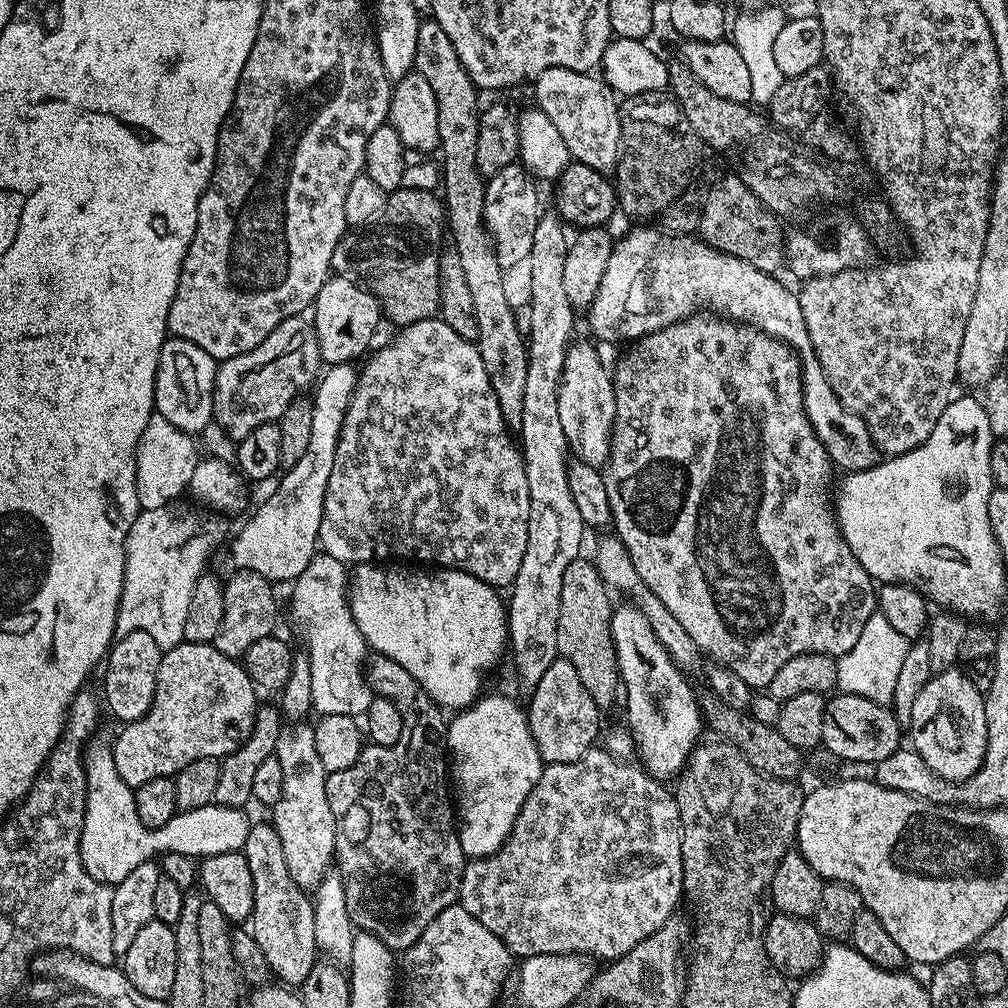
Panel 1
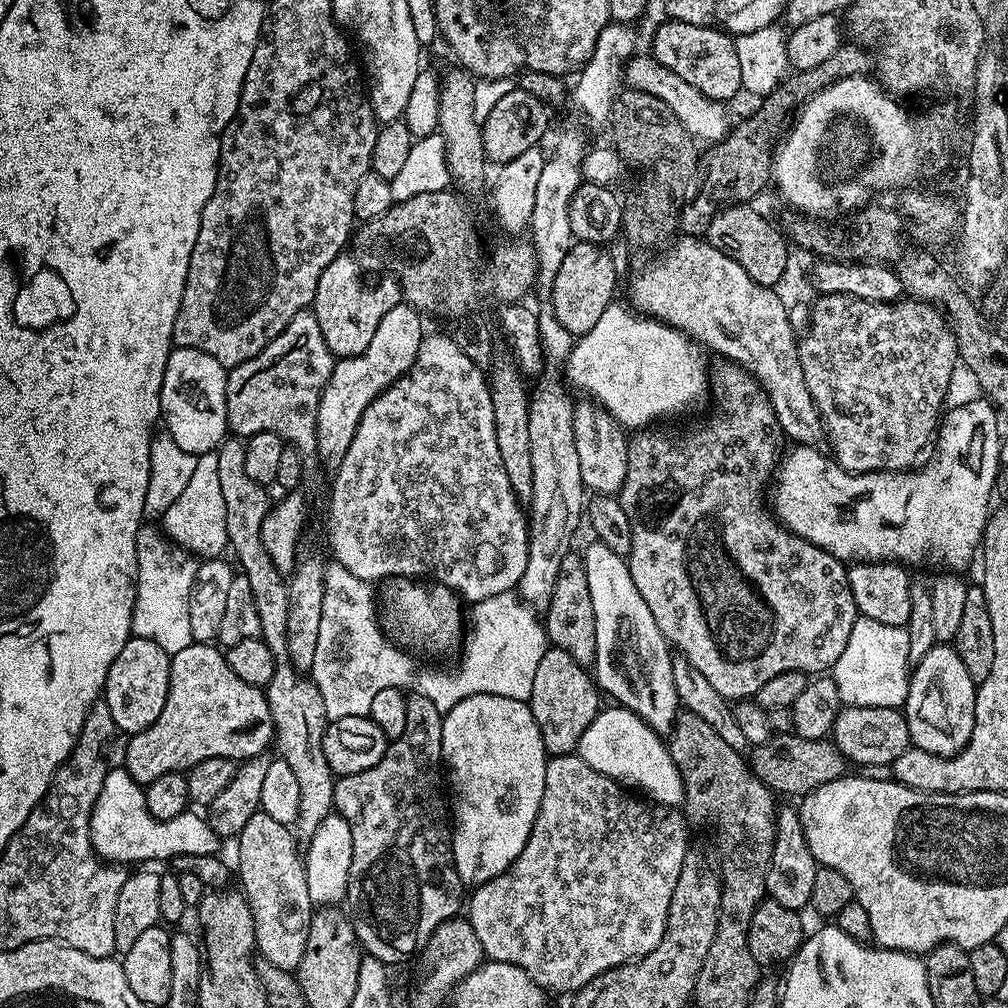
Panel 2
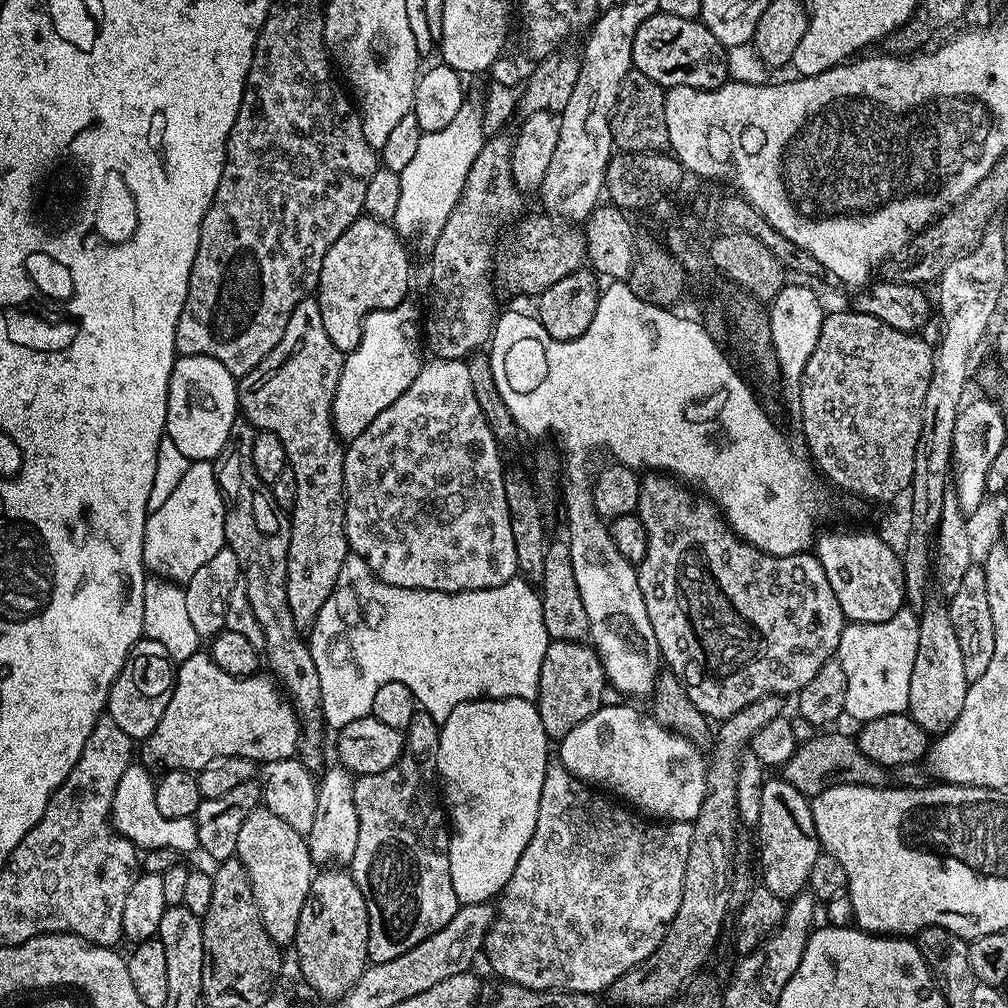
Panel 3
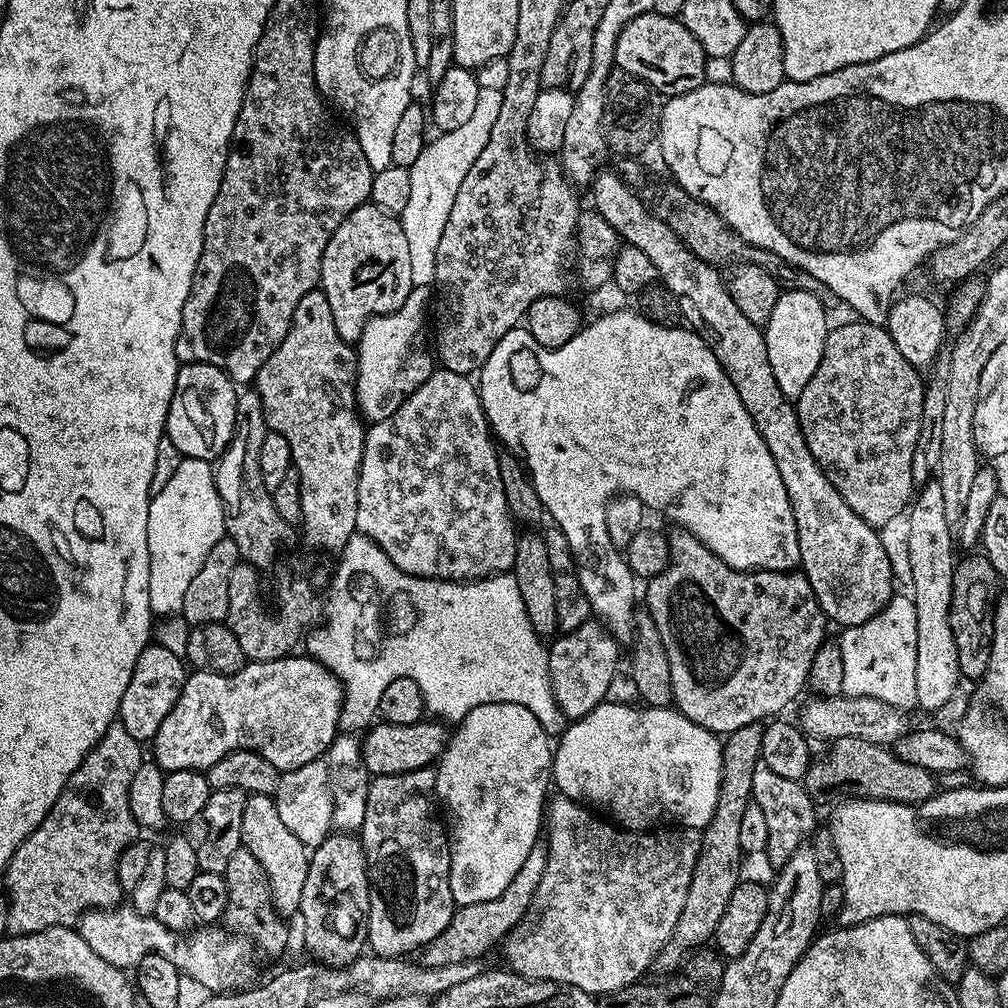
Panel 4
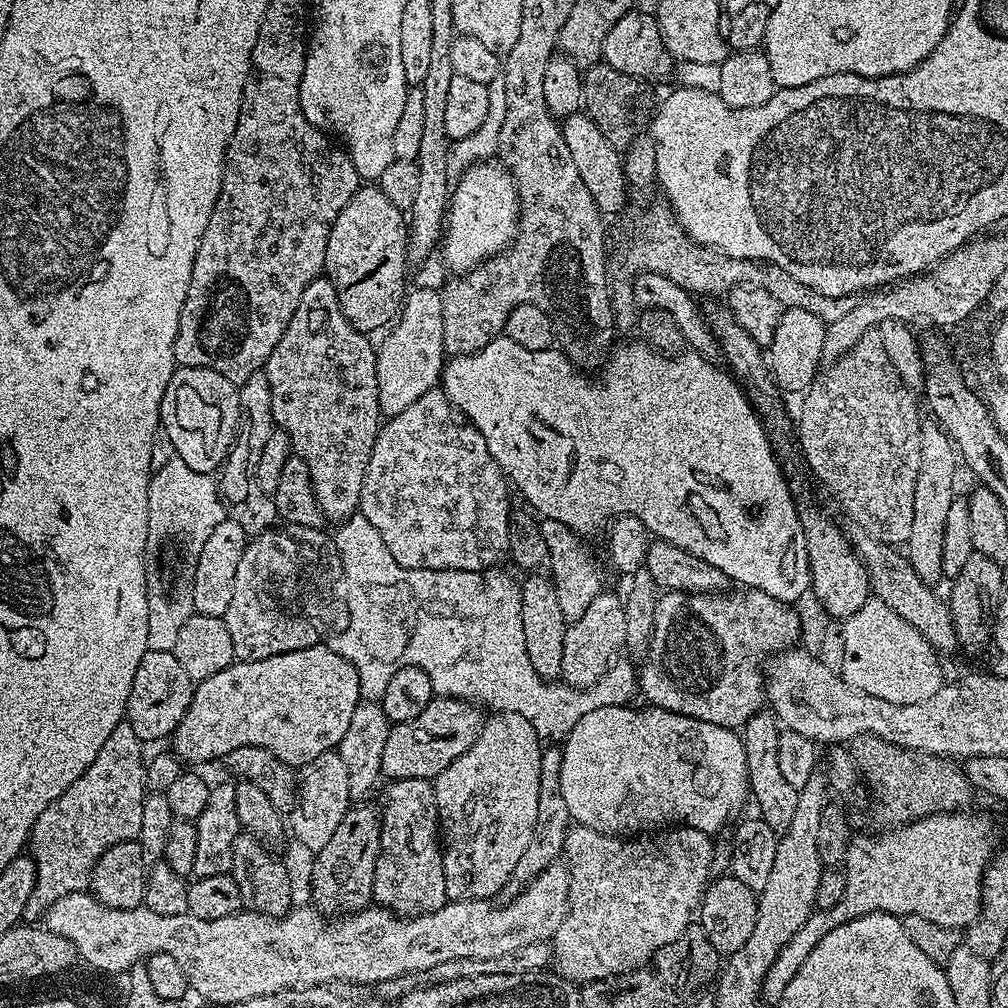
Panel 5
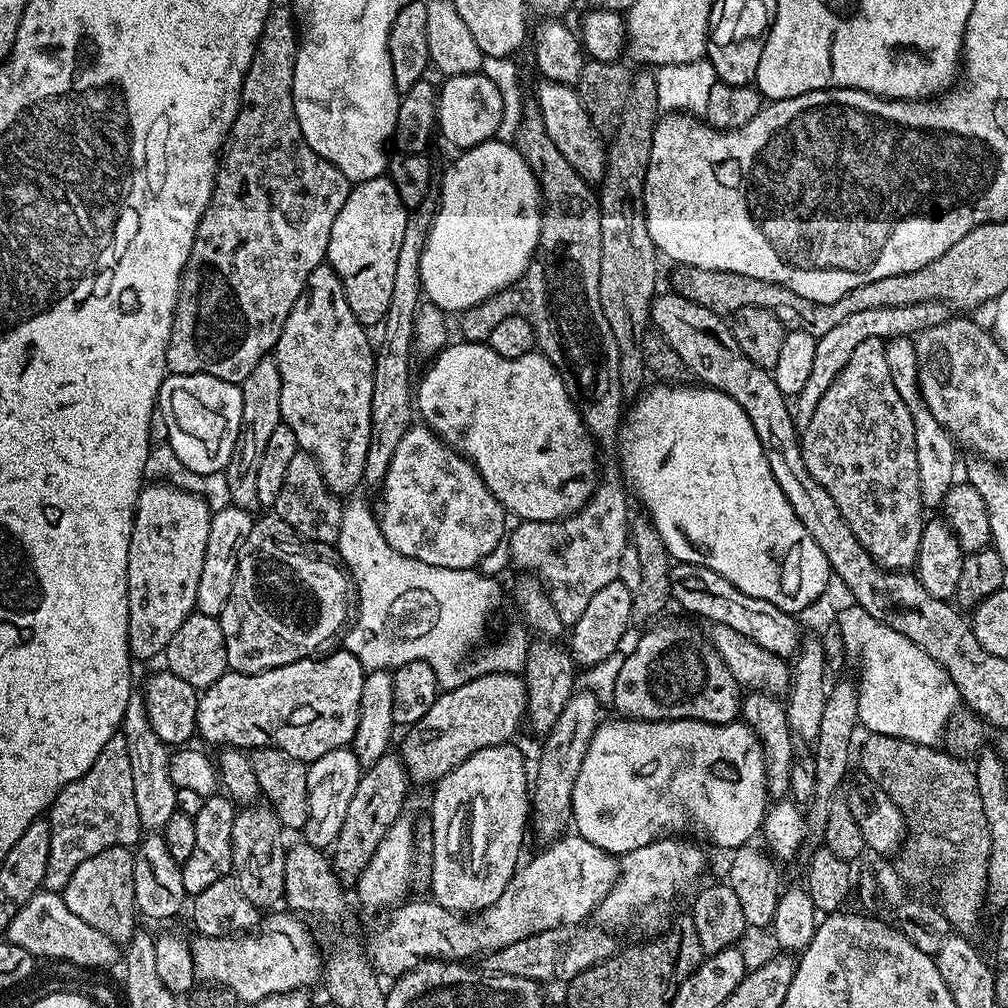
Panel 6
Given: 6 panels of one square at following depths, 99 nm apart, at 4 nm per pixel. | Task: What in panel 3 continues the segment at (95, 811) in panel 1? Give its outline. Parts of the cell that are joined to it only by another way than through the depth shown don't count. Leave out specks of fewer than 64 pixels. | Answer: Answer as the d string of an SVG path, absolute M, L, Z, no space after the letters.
M133 762L128 765L126 774L122 774L118 782L118 790L114 790L114 802L112 803L111 822L113 828L120 836L124 836L137 849L173 847L181 854L196 852L198 848L198 830L193 818L162 818L154 803L154 776L143 763Z

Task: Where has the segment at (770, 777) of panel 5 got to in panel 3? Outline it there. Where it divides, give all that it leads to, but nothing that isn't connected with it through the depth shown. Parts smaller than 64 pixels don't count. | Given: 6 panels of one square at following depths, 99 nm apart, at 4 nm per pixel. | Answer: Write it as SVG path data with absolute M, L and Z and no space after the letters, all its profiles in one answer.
M783 778L765 779L762 786L762 814L758 814L754 832L760 839L762 887L770 890L770 894L779 900L793 900L798 893L807 889L810 870L822 851L820 839L814 830L814 814L809 797L794 790L794 786Z

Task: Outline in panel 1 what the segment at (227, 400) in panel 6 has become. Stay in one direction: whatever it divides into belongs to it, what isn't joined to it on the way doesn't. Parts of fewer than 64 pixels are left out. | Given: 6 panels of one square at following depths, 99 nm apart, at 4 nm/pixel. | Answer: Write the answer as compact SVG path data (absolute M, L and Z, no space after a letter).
M169 338L162 346L156 375L155 411L166 422L174 422L178 430L199 434L207 424L213 423L212 407L214 406L214 386L216 385L217 361L212 359L202 346Z

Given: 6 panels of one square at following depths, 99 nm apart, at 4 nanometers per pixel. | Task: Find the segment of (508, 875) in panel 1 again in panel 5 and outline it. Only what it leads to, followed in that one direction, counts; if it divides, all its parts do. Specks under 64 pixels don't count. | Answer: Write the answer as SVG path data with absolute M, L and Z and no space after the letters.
M579 826L568 829L563 855L566 860L568 858L567 863L570 865L570 894L568 913L554 937L555 975L563 976L569 982L608 980L611 976L623 976L625 972L632 972L648 963L648 959L662 950L662 946L674 942L678 934L688 929L713 875L713 837L702 830L683 826L671 830L673 832L661 831L657 840L644 840L606 836Z

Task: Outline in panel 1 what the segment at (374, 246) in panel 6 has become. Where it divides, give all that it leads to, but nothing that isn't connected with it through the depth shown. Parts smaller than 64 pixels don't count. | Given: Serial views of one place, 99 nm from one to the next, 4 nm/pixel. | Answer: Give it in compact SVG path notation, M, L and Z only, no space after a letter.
M336 274L325 282L322 290L318 290L310 319L316 329L321 361L325 365L352 364L373 347L372 339L376 336L376 327L380 320L382 324L382 309L380 301L355 279Z

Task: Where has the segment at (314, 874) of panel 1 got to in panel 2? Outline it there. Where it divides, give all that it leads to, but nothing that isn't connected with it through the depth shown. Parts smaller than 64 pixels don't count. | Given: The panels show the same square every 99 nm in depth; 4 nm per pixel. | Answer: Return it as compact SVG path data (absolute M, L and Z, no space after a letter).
M228 438L221 443L216 452L218 458L218 477L221 482L222 495L226 506L226 534L229 549L236 551L235 563L240 563L239 571L250 582L250 590L254 593L254 606L258 609L260 636L276 655L277 663L274 678L266 686L274 748L279 759L290 766L294 778L298 778L300 797L298 798L298 814L294 832L297 837L307 838L318 830L322 818L333 811L334 786L336 780L330 770L330 762L326 762L326 754L322 754L322 734L326 730L329 719L326 714L326 702L322 702L322 690L318 690L315 682L305 673L287 661L286 650L286 614L290 610L290 594L285 573L274 566L266 546L262 542L262 522L268 516L270 501L265 485L254 482L250 474L246 474L246 450L244 440Z

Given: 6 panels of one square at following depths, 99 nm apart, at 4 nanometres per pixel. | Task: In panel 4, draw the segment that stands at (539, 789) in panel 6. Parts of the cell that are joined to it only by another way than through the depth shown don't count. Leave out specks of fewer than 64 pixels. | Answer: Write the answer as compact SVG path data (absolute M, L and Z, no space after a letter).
M538 842L534 849L530 850L526 862L522 862L522 870L514 874L510 886L506 886L506 890L498 894L498 898L490 898L490 902L474 902L457 907L452 913L450 926L446 926L443 934L434 938L432 943L423 949L423 963L427 966L446 966L450 962L466 962L487 957L487 952L496 943L497 947L519 925L516 923L527 914L528 908L530 912L536 899L538 882L542 880L542 874L546 870L547 857L547 845Z

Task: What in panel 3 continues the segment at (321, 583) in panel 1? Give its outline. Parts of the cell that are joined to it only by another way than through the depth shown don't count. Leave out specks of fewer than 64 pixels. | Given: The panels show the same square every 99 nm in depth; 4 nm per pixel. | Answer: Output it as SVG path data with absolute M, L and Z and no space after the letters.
M349 554L346 562L342 562L342 570L338 570L338 582L326 598L322 606L322 614L318 614L318 622L310 633L310 647L314 666L318 666L318 686L322 686L320 709L324 715L325 725L329 729L338 730L356 719L372 714L376 692L386 686L386 682L402 682L402 686L410 686L410 694L414 694L417 705L428 712L436 721L442 722L454 710L454 706L462 706L471 700L501 700L502 698L522 698L535 701L540 689L540 675L542 674L542 658L546 658L546 650L550 641L546 622L542 622L542 602L540 593L529 581L514 578L497 588L483 588L469 592L427 592L421 588L403 588L382 582L370 570L368 563L355 554Z

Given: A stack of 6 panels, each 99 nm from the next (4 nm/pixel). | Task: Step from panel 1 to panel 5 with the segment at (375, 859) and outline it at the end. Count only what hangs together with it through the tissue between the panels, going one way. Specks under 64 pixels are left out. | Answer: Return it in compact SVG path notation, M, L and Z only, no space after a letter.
M394 780L384 792L380 814L380 853L374 870L372 899L397 916L421 916L449 903L444 873L440 811L431 780Z

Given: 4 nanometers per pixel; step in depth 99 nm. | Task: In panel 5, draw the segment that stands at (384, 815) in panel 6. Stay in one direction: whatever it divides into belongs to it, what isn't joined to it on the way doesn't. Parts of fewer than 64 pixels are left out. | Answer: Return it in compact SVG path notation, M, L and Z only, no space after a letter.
M368 802L349 807L330 842L314 853L311 903L333 917L350 916L373 903L374 870L380 853L380 814Z

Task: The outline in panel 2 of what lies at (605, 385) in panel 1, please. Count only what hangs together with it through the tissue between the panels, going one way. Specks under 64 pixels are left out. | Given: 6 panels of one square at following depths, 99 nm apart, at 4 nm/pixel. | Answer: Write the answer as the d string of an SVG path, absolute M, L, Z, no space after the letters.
M595 402L577 403L572 409L574 418L574 446L578 449L578 467L582 469L582 482L589 493L616 496L622 482L626 482L628 442L626 429L613 418L611 411Z

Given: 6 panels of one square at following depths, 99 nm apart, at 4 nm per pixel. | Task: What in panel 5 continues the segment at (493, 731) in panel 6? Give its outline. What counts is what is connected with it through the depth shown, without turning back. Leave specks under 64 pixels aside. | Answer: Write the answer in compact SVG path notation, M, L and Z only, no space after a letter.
M436 696L418 718L405 724L393 724L388 729L386 746L382 749L381 773L389 781L406 778L422 778L435 781L437 776L454 762L478 738L484 727L485 717L480 716L481 709L475 703L455 700L449 696Z

